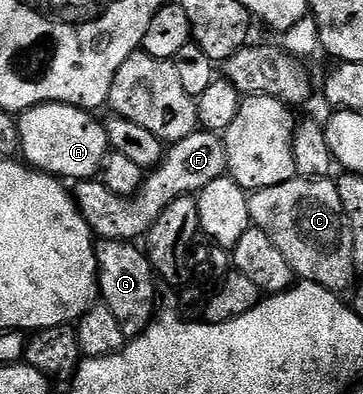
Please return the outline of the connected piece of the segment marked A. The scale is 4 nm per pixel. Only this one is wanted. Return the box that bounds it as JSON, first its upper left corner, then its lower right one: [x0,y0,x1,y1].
[18,103,110,182]

